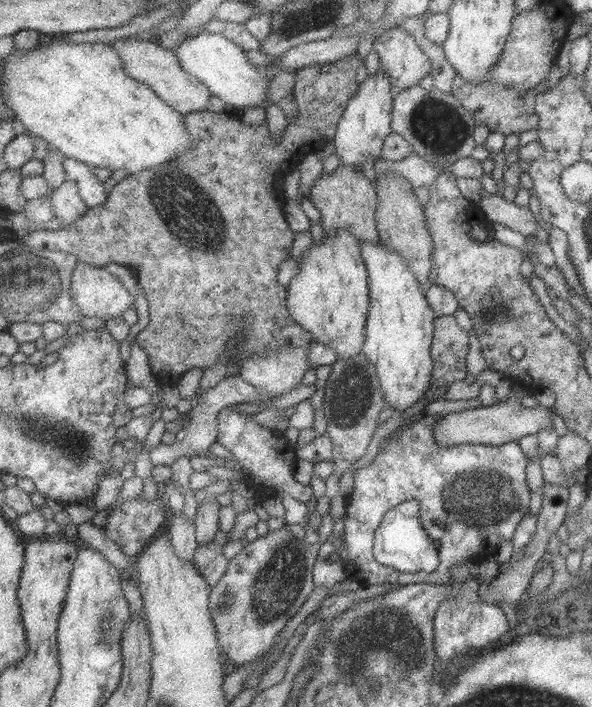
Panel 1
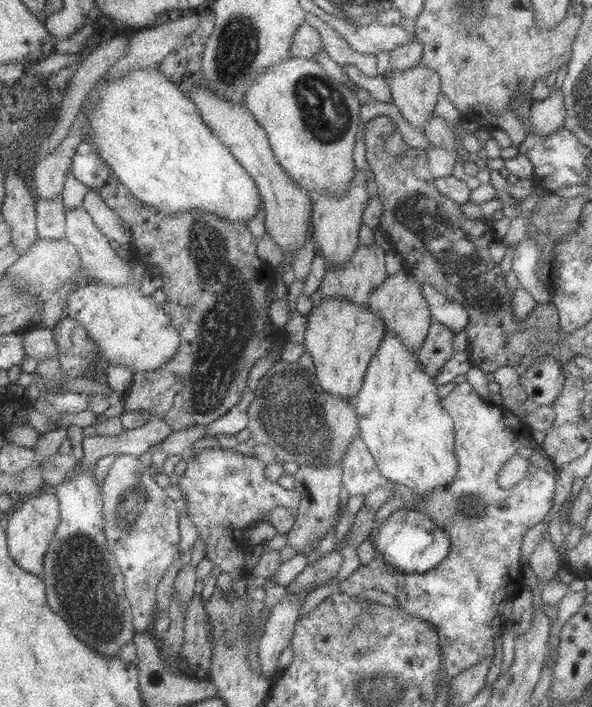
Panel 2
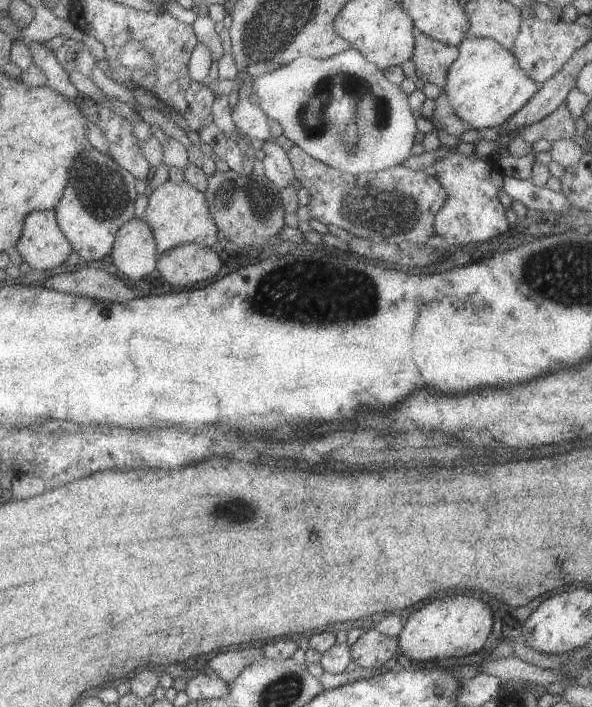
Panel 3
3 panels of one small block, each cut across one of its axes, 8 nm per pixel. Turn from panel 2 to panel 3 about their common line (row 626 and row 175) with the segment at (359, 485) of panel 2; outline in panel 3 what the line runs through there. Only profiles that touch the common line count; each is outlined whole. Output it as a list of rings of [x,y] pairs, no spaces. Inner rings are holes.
[[[451,149],[447,158],[435,162],[429,172],[438,179],[448,196],[435,215],[436,235],[443,238],[443,246],[489,240],[507,230],[506,210],[497,198],[503,176],[494,159],[474,158],[474,154],[463,156]]]

